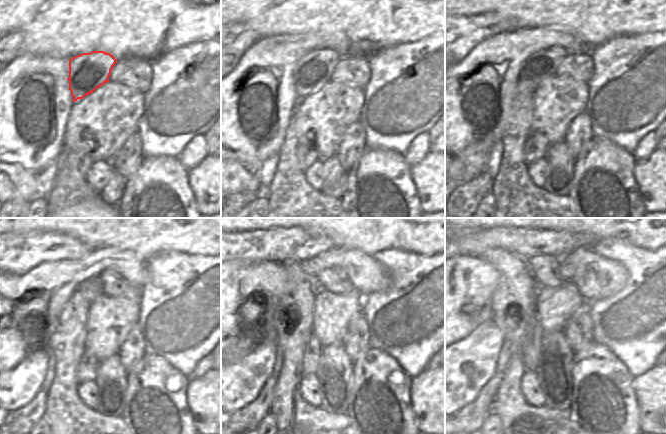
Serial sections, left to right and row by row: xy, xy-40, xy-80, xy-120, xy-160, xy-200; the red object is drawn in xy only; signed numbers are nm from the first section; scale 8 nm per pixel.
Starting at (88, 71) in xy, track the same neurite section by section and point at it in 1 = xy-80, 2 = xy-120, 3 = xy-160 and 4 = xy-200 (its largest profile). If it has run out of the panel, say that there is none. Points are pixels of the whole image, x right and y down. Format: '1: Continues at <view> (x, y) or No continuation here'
1: Continues at xy-80 (542, 64)
2: Continues at xy-120 (91, 288)
3: Continues at xy-160 (341, 273)
4: Continues at xy-200 (566, 270)

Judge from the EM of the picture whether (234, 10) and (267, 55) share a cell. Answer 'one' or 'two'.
two

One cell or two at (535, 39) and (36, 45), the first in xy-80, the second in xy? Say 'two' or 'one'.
two

